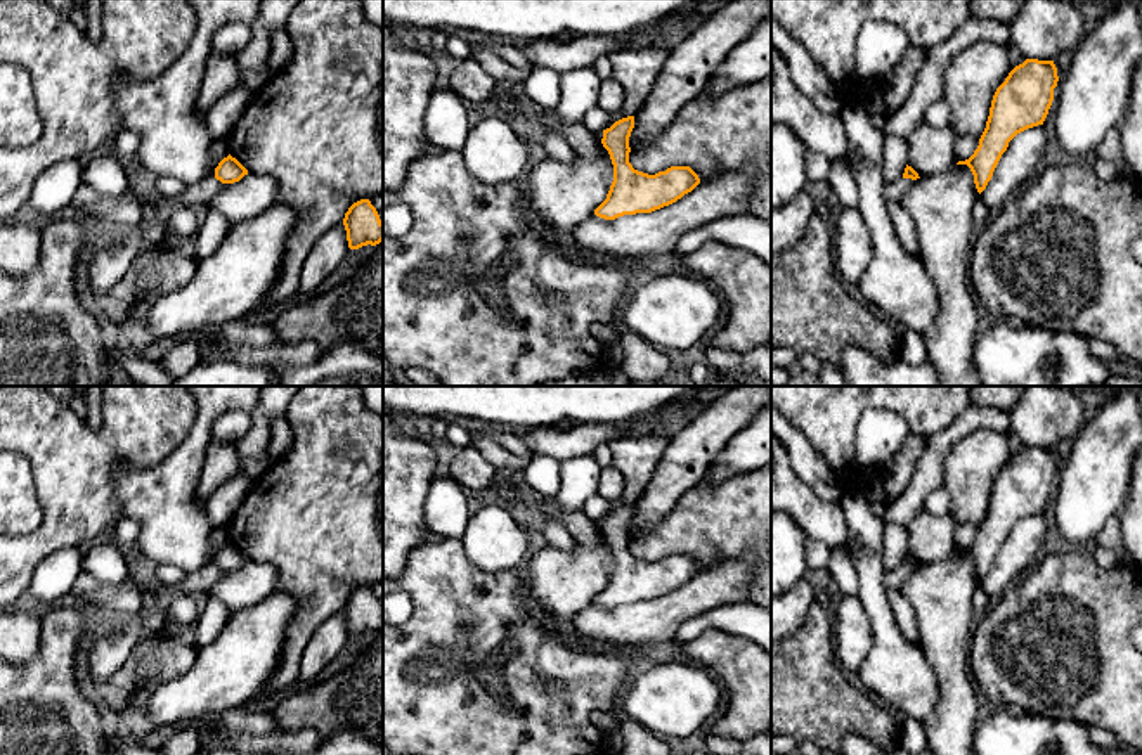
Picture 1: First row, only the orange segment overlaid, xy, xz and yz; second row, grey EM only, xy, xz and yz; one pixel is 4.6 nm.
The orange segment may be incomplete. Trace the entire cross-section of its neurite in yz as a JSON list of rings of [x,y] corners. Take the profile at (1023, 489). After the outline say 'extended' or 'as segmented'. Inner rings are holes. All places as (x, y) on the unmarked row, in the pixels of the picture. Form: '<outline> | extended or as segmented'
[[[1026,447],[996,476],[977,537],[969,547],[957,551],[970,556],[979,582],[991,568],[1009,530],[1017,521],[1043,513],[1057,469],[1054,448]]] | as segmented

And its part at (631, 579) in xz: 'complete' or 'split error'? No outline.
complete

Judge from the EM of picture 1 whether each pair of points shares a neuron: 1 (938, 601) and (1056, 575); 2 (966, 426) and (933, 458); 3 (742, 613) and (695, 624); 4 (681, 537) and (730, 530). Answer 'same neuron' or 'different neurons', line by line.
1: different neurons
2: same neuron
3: same neuron
4: same neuron

